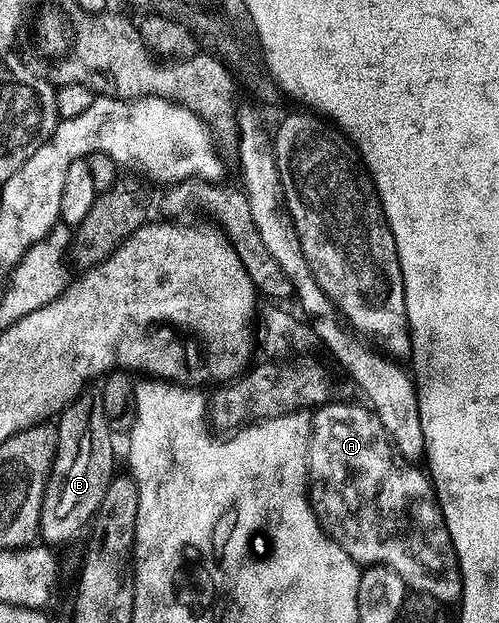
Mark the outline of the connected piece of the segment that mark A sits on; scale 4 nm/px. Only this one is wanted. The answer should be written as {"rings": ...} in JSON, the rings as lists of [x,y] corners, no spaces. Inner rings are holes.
{"rings":[[[329,401],[313,410],[310,415],[312,432],[308,435],[308,498],[312,500],[312,511],[316,519],[323,525],[324,531],[350,557],[355,563],[361,565],[379,565],[394,569],[398,577],[402,577],[405,588],[421,591],[424,595],[429,595],[432,599],[441,599],[448,603],[459,600],[460,597],[460,567],[456,563],[456,554],[452,548],[452,542],[448,536],[448,530],[444,524],[444,518],[440,512],[440,507],[436,504],[436,492],[432,489],[432,480],[428,478],[423,470],[416,468],[417,464],[413,460],[402,457],[398,449],[392,443],[392,438],[386,433],[382,421],[378,418],[375,411],[367,405],[359,407],[356,403],[344,403],[348,401]]]}

